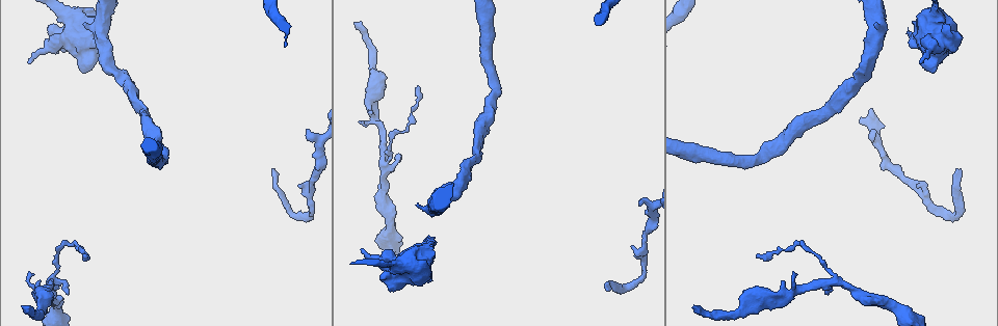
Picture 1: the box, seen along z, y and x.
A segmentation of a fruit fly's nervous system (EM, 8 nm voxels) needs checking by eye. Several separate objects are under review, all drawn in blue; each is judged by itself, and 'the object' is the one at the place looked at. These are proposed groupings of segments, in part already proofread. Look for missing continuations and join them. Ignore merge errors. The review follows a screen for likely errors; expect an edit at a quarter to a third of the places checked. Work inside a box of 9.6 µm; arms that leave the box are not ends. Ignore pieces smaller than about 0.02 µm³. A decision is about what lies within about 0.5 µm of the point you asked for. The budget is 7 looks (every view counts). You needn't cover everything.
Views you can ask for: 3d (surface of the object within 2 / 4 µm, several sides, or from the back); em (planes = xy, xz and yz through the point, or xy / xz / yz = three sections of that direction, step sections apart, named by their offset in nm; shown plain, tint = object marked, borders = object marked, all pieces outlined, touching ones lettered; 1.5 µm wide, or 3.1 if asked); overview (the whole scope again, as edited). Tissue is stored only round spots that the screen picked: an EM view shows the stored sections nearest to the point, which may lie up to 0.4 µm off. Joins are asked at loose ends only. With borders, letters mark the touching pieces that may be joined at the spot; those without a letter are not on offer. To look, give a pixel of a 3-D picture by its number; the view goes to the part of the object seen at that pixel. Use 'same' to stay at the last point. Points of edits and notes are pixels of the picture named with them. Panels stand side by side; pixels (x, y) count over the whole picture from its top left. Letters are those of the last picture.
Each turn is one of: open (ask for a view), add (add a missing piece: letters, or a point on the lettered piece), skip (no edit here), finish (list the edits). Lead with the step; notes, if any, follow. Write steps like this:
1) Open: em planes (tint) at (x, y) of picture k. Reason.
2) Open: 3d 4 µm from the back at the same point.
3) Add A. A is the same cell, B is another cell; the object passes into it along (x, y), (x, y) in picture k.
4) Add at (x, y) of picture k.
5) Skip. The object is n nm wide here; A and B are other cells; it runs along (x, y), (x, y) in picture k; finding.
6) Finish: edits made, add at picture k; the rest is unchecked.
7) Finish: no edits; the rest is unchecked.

Open: em yz step 8 (tint) at (605, 286) of picture 1. End of a long branch.

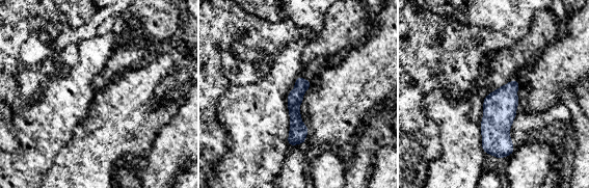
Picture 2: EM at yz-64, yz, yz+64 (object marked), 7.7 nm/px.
Open: em planes (borders) at the same point.

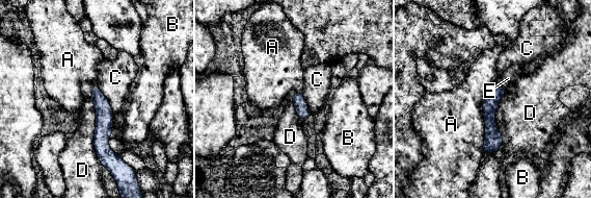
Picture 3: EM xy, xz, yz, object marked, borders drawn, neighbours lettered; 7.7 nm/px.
Add E. E is the same cell, A, B, C and D are other cells; the object passes into it along (490, 104), (500, 86), (508, 78) in picture 3; it goes on there.

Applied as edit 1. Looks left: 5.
Open: 3d 2 µm at (355, 23) of picture 1.

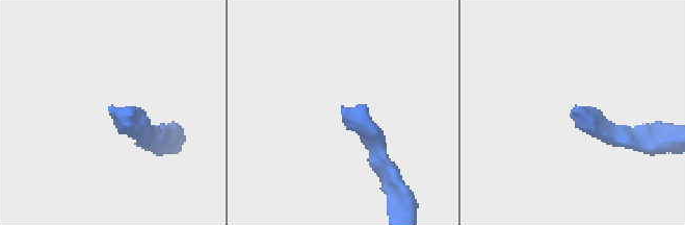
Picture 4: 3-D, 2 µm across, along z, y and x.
Open: em yz step 4 (borders) at (574, 108) of picture 4.

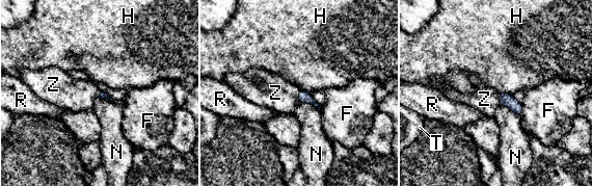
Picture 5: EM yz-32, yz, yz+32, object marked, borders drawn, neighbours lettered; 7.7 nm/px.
Open: em planes (borders) at the same point.

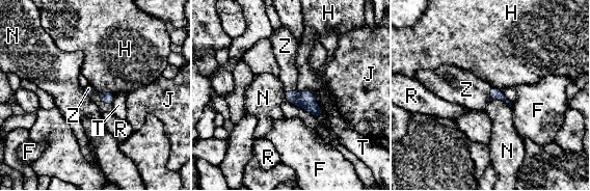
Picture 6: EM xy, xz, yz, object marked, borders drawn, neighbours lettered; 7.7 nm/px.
Add Z. Z is the same cell, F, H, J, N, R and T are other cells; the object passes into it along (107, 98), (102, 101), (103, 107) in picture 6; the cell continues.

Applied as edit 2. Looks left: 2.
Open: overview. See it whole again.

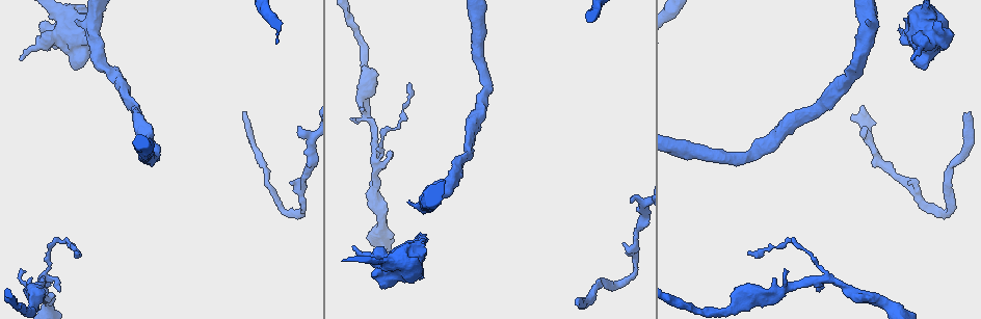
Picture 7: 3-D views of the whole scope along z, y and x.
Open: em planes (borders) at (899, 25) of picture 7. Stops while still wide.

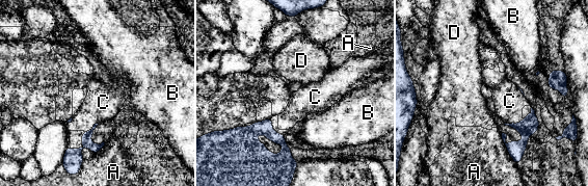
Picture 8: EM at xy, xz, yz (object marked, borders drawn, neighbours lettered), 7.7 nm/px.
Add C. C is the same cell, A, B and D are other cells; it goes on there.

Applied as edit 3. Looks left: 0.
Finish: edits made, add at picture 3, add at picture 6, add at picture 8; the rest is unchecked.

